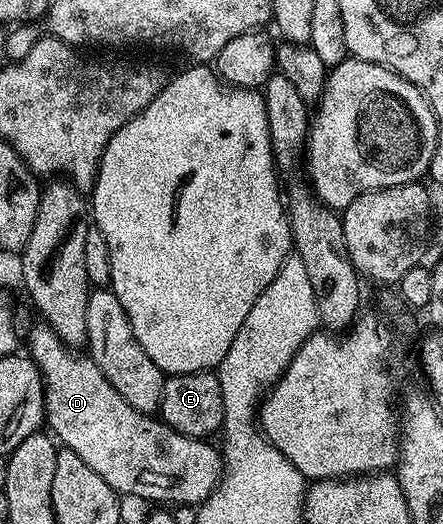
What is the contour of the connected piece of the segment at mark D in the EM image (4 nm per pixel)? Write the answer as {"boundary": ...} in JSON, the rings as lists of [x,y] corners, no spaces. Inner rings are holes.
{"boundary":[[[39,325],[28,335],[27,354],[36,362],[36,368],[40,370],[40,375],[44,379],[44,417],[47,426],[50,428],[51,434],[63,446],[69,447],[74,453],[78,453],[78,457],[82,457],[82,461],[86,461],[86,465],[90,465],[90,469],[94,469],[94,473],[98,473],[98,477],[102,477],[102,481],[106,481],[106,485],[110,485],[115,489],[117,495],[124,496],[134,494],[137,497],[142,497],[148,500],[152,505],[179,505],[191,504],[199,505],[205,503],[210,497],[210,493],[215,491],[220,484],[220,476],[224,474],[224,460],[221,452],[216,451],[211,447],[211,442],[203,439],[192,439],[189,435],[178,433],[170,425],[166,425],[164,420],[157,417],[155,414],[143,415],[138,409],[134,409],[134,405],[130,405],[120,396],[118,389],[114,389],[114,385],[110,385],[110,381],[106,381],[106,377],[102,373],[102,369],[98,369],[98,365],[92,360],[91,354],[81,353],[79,350],[68,347],[58,337],[58,333],[54,333],[54,329],[47,325]]]}

